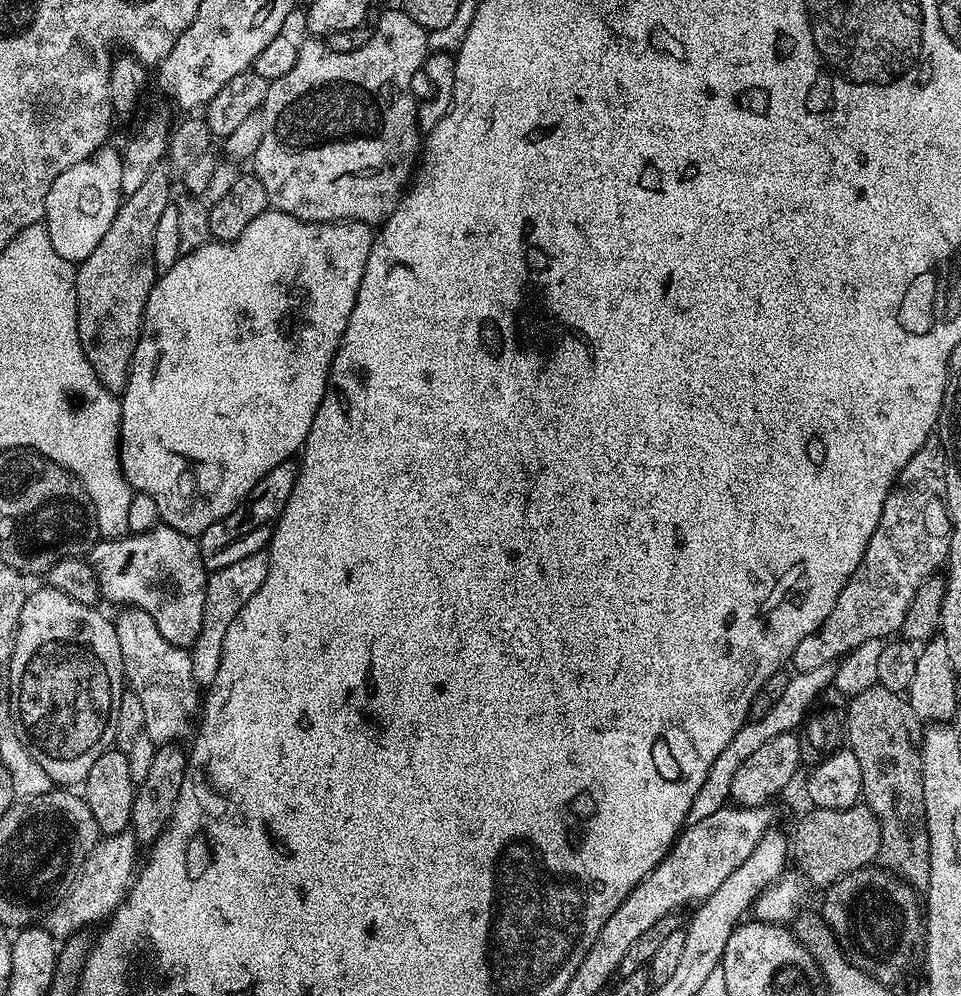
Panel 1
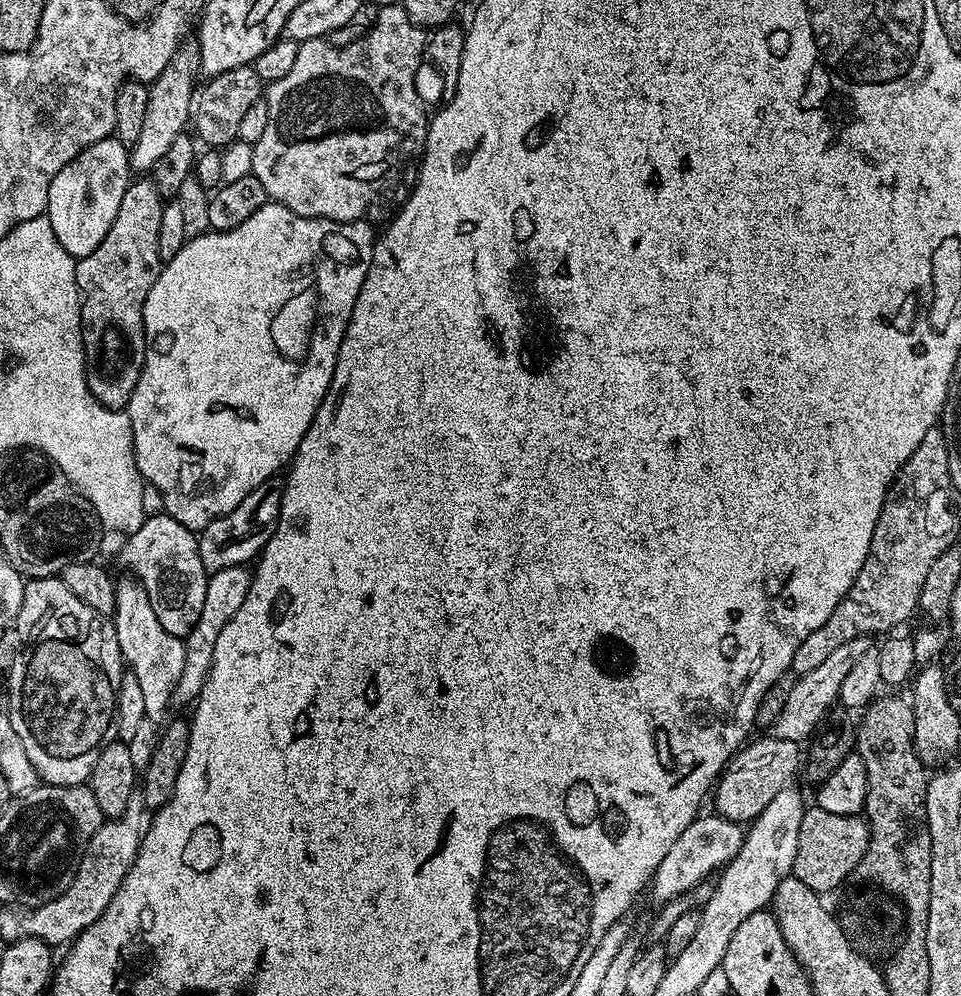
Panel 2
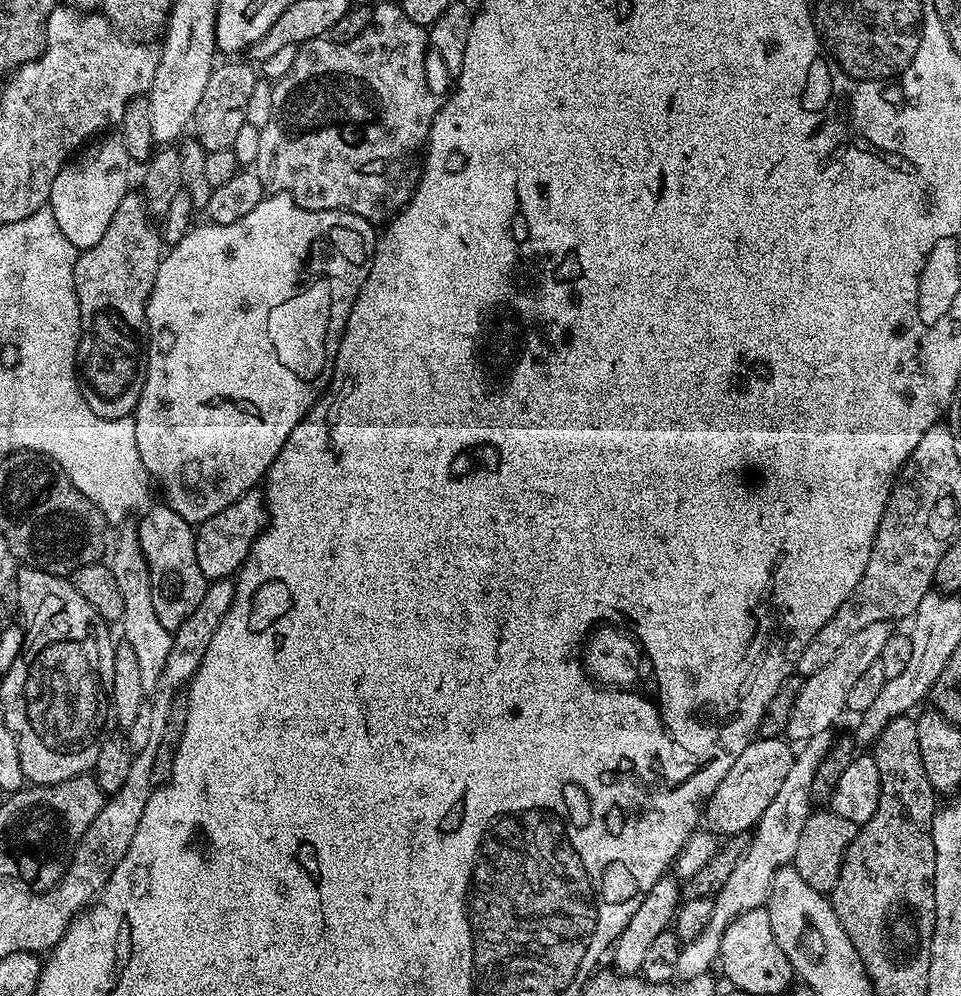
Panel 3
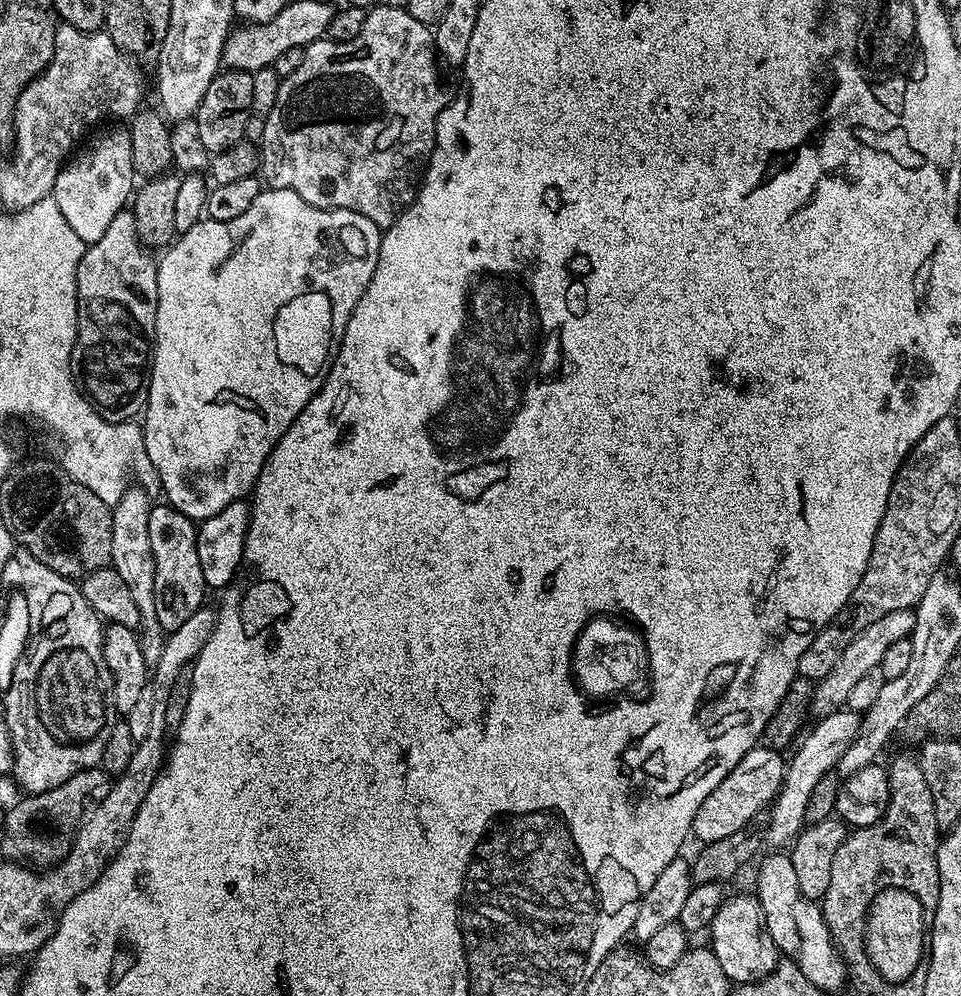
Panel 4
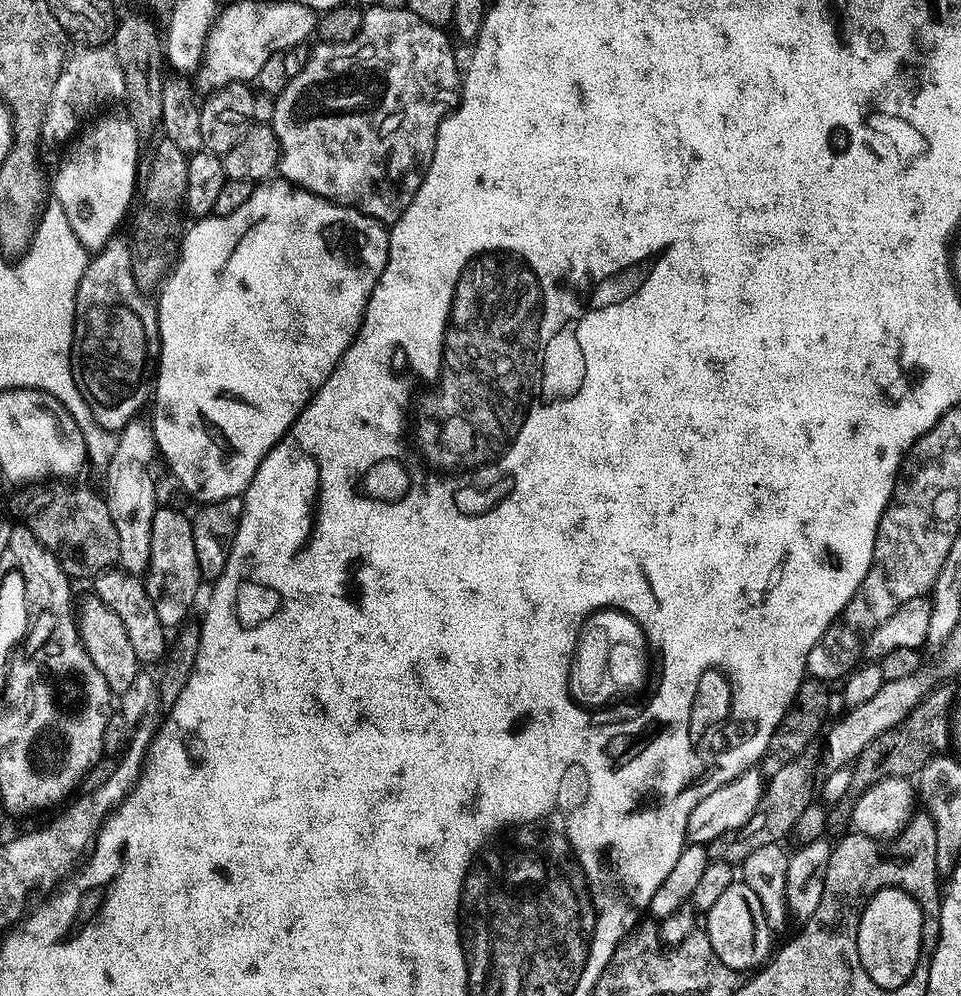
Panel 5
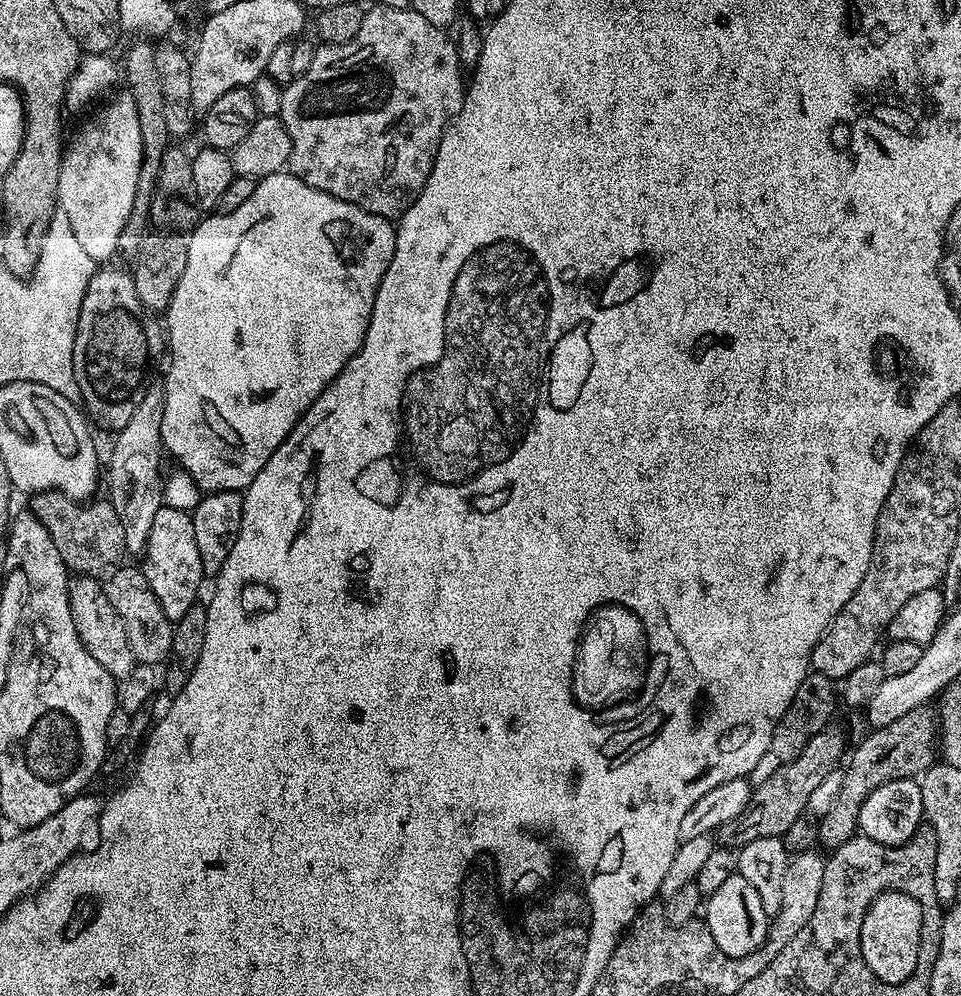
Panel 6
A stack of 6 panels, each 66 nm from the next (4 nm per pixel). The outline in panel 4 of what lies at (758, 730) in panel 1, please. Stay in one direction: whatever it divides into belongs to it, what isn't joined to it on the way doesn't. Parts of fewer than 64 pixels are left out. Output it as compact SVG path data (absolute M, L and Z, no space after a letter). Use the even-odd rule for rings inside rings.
M911 608L906 610L893 610L891 614L885 614L883 618L878 618L878 622L870 622L850 646L838 658L834 670L826 674L826 678L815 681L812 690L812 706L810 709L813 717L829 716L832 712L839 712L847 705L850 698L850 690L857 682L863 678L868 671L879 668L882 657L893 642L902 642L909 639L915 626L915 611Z

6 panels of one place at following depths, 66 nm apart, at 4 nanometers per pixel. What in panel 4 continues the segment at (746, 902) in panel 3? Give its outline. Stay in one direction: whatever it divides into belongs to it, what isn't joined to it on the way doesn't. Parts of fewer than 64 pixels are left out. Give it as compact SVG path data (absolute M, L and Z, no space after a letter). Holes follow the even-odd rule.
M841 710L832 712L829 716L821 716L815 721L812 733L799 741L798 747L791 753L784 770L784 781L780 787L780 792L770 805L772 817L768 820L768 830L766 829L767 843L776 844L772 846L788 846L800 834L801 828L805 827L804 815L806 814L806 802L810 802L810 794L814 786L826 775L833 771L842 754L845 754L855 736L859 732L861 713Z

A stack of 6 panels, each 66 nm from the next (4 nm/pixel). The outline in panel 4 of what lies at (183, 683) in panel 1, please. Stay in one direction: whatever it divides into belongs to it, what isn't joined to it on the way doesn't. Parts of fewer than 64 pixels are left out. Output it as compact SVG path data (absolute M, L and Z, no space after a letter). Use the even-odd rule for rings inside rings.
M129 486L116 504L111 505L112 533L110 534L110 567L126 582L130 598L138 613L142 654L149 666L155 666L162 654L165 633L154 614L154 554L150 550L150 510L154 500L140 486Z

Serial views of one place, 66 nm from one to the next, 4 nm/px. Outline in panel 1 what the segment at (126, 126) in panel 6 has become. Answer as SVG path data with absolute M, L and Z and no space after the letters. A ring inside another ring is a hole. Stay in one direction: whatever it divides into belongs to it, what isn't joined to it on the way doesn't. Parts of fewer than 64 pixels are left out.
M111 146L98 149L90 158L70 166L70 170L62 170L62 174L54 178L50 194L46 194L42 221L45 230L49 232L54 254L62 254L62 258L74 266L90 258L94 246L98 246L106 230L110 230L114 214L118 214L122 199L121 188L122 158L120 152Z

